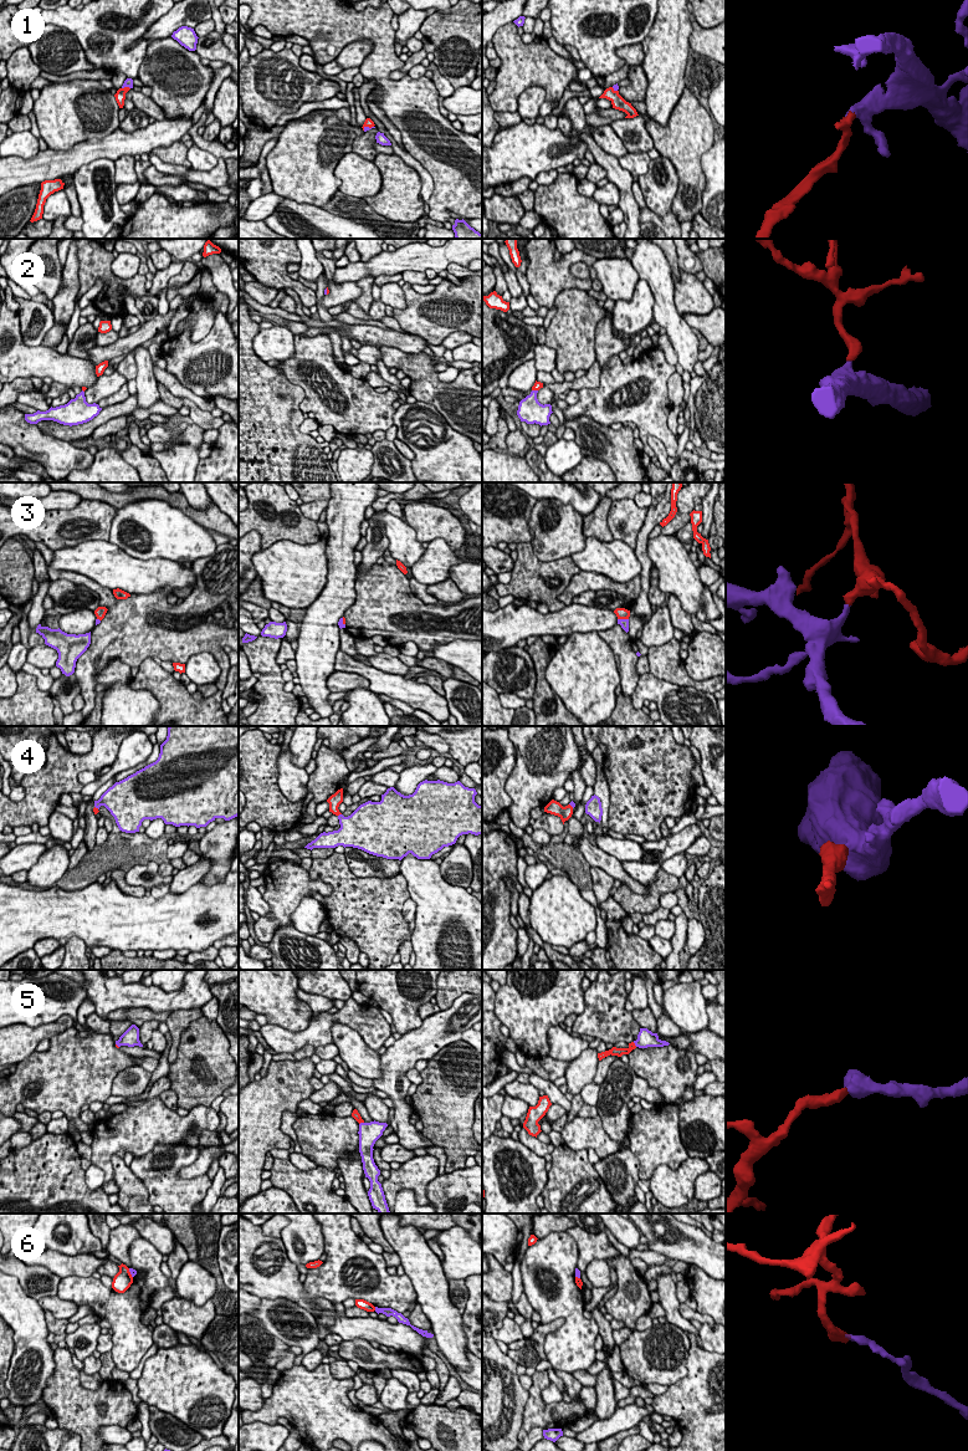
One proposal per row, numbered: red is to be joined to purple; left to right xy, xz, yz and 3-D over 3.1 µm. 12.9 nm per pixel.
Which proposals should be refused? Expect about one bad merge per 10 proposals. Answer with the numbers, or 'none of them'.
6

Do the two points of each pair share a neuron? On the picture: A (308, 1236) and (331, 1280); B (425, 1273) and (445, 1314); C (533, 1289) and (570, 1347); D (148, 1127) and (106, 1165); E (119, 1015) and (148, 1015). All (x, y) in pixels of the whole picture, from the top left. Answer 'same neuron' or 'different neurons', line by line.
A: different neurons
B: same neuron
C: same neuron
D: same neuron
E: same neuron

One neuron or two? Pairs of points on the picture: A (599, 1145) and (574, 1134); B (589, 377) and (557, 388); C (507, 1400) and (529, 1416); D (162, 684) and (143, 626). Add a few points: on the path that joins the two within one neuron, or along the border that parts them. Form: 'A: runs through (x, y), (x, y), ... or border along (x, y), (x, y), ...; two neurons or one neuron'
A: runs through (593, 1139), (588, 1134), (580, 1134); one neuron
B: runs through (582, 382), (564, 386); one neuron
C: border along (528, 1390), (523, 1423), (517, 1437); two neurons
D: border along (152, 657), (147, 657), (138, 665); two neurons

